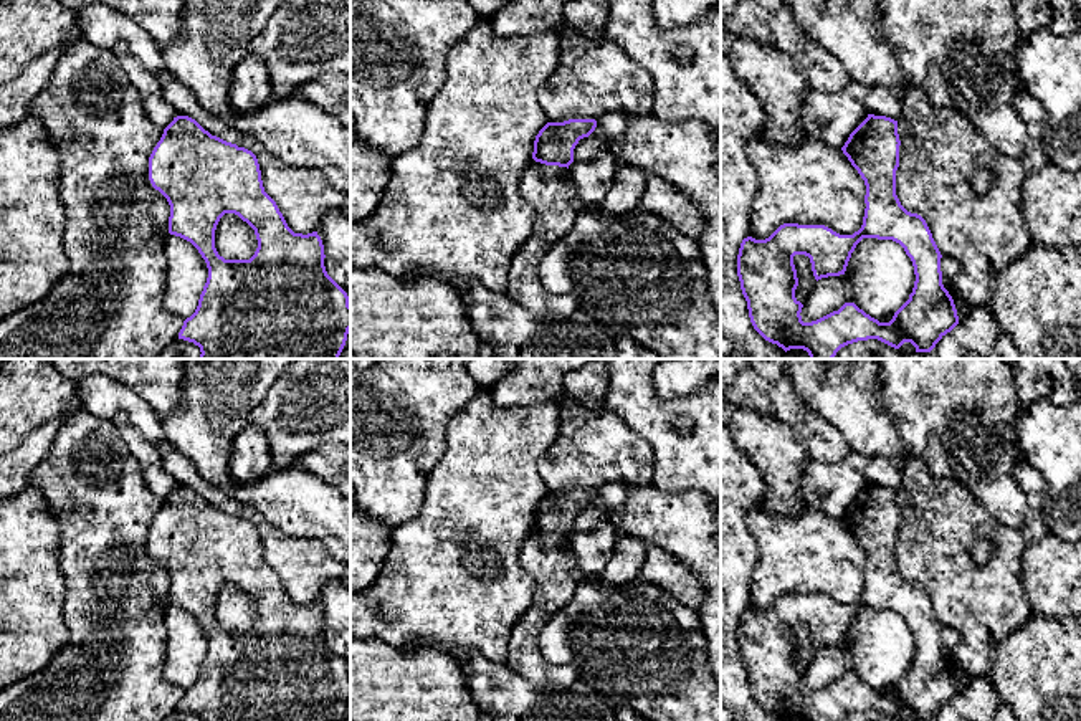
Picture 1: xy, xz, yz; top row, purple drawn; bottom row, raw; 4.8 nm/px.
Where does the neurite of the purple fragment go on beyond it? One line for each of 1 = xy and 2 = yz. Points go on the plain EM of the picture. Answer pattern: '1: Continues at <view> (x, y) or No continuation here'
1: No continuation here
2: No continuation here

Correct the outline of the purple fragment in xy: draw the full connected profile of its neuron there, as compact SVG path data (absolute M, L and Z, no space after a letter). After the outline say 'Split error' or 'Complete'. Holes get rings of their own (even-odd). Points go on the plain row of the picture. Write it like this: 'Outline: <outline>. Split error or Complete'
Outline: M177 486L164 499L160 511L157 513L157 516L154 518L149 528L149 551L152 557L159 561L170 575L169 604L190 612L198 620L198 623L202 625L208 638L208 648L200 665L198 676L195 683L183 691L183 696L179 703L179 709L193 713L195 716L200 718L200 721L342 721L344 719L347 704L350 701L349 666L326 642L324 615L317 602L302 605L302 604L294 604L288 597L276 572L264 562L260 534L256 526L251 521L245 518L238 518L236 514L226 513L217 506L212 506L195 489L188 486ZM225 584L238 585L243 592L246 592L255 600L258 618L250 630L225 630L223 627L218 625L215 618L215 600L220 589Z. Complete

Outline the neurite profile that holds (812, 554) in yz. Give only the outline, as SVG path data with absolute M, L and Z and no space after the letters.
M760 504L747 513L747 521L759 546L749 607L765 610L783 594L825 595L840 605L861 599L866 556L841 519L815 508L802 516L780 516Z

